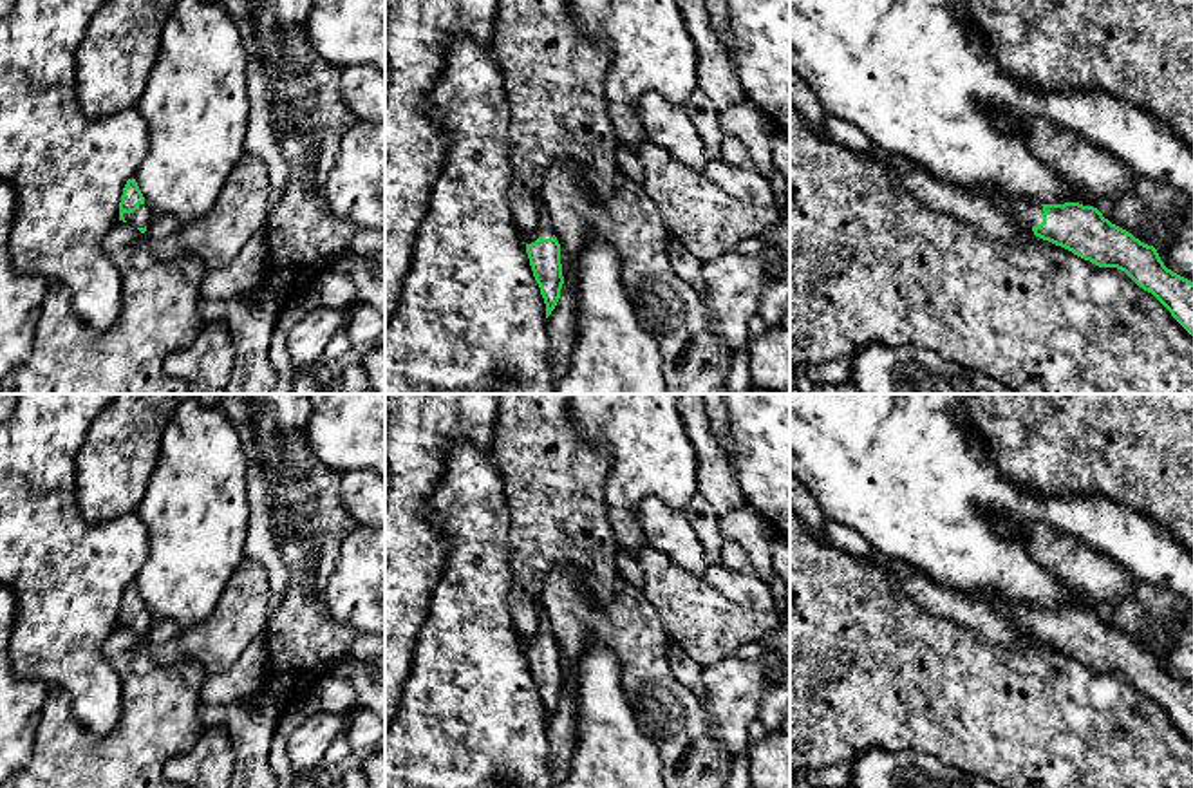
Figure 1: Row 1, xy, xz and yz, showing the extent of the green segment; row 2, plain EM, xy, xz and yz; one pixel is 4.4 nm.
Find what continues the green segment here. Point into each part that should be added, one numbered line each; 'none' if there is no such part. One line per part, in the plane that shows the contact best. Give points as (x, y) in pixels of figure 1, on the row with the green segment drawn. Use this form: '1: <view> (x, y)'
1: xy (141, 215)

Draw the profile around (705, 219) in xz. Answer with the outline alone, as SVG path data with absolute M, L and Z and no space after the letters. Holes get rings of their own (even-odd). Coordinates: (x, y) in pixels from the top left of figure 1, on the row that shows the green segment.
M649 137L640 145L643 188L669 235L698 258L728 253L743 239L761 237L779 222L779 206L754 206L723 192L703 172L681 164Z

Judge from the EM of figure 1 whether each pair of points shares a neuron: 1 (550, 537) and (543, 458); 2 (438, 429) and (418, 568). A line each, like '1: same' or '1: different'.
1: same
2: same

